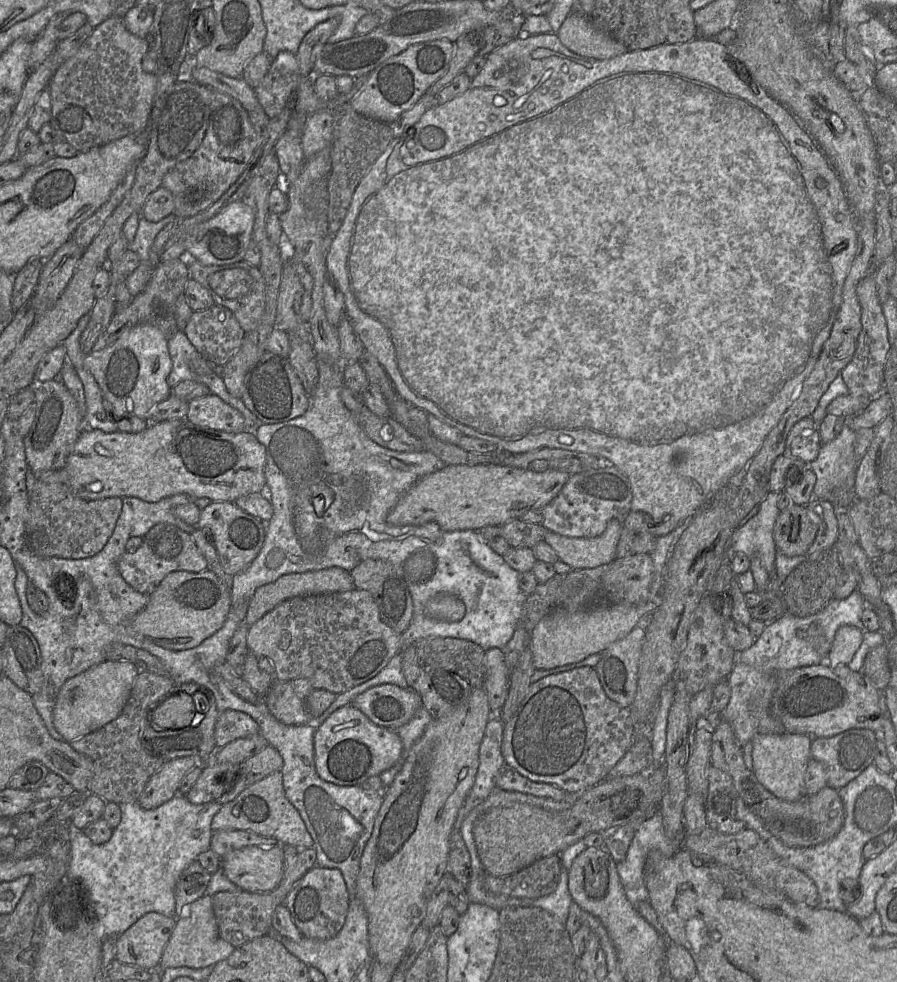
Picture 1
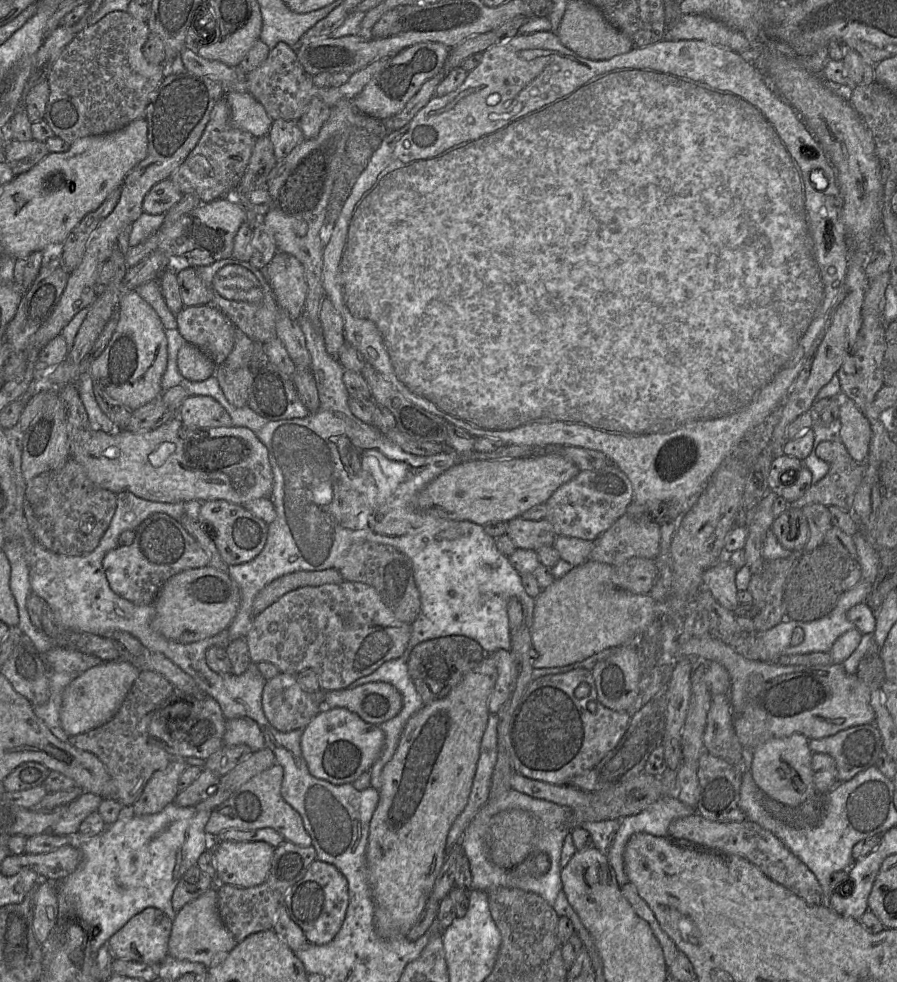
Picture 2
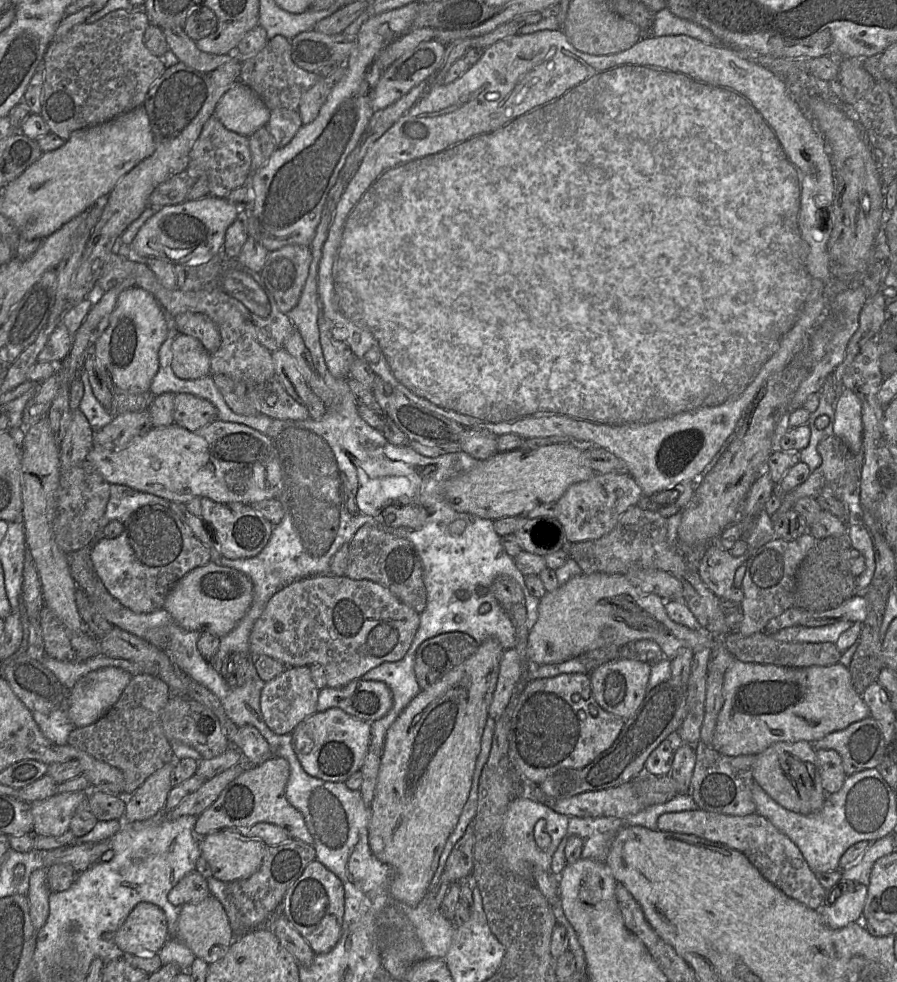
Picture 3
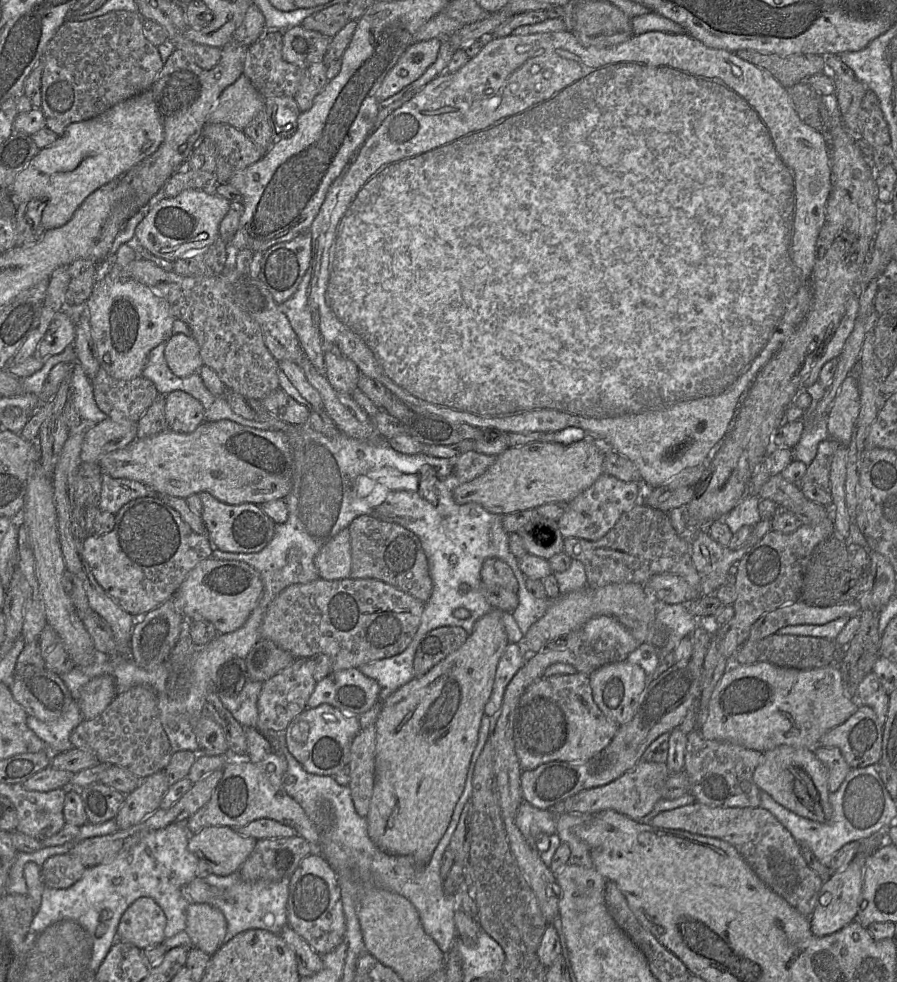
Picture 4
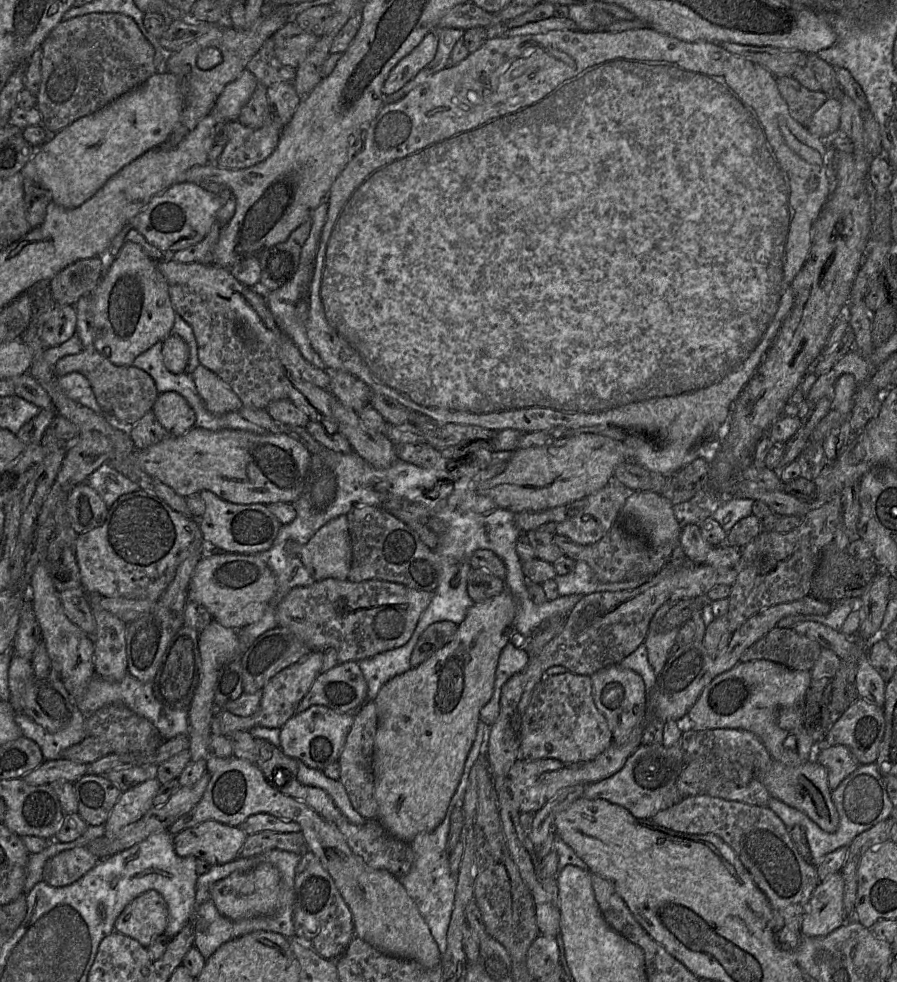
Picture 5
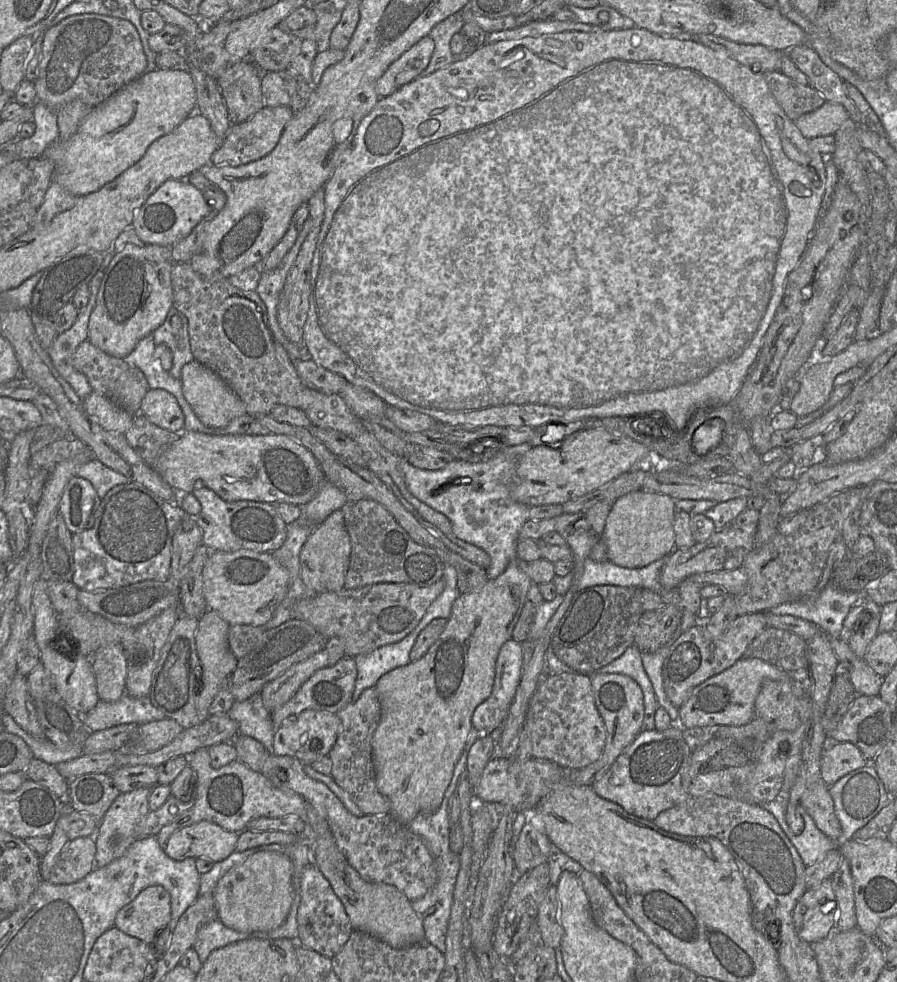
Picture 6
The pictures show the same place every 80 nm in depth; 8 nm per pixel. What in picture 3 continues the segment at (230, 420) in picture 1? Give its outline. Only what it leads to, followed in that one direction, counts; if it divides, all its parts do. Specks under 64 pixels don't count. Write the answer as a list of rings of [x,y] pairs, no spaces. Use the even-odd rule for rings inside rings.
[[[176,393],[173,418],[175,424],[194,431],[217,420],[217,409],[204,398],[190,393]]]

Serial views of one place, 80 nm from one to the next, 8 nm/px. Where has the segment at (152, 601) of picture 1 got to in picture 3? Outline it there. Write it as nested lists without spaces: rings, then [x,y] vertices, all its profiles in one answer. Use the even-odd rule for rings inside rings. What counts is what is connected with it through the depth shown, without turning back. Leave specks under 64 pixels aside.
[[[210,561],[188,572],[174,585],[167,594],[163,609],[185,630],[223,637],[244,617],[252,599],[253,584],[246,574]]]

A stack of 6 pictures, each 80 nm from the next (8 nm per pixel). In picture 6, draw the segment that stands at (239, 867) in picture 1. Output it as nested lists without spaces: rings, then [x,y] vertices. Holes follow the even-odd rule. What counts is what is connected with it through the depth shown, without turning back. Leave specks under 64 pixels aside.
[[[209,821],[176,830],[167,840],[164,852],[175,861],[205,858],[220,862],[236,851],[239,833]]]

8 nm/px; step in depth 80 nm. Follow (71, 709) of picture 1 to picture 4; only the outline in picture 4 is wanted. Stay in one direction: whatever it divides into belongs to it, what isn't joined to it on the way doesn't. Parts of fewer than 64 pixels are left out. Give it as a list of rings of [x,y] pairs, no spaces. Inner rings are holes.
[[[109,675],[97,676],[80,690],[78,707],[86,720],[101,714],[116,697],[114,679]]]

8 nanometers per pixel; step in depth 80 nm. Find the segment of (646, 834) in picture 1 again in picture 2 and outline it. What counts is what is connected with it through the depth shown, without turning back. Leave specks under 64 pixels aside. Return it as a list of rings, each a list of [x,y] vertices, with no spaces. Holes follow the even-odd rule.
[[[662,796],[640,813],[623,818],[607,853],[609,864],[615,871],[619,884],[623,886],[629,883],[623,855],[633,834],[644,832],[654,836],[670,836],[668,829],[673,820],[695,812],[693,807],[681,802],[677,797]]]

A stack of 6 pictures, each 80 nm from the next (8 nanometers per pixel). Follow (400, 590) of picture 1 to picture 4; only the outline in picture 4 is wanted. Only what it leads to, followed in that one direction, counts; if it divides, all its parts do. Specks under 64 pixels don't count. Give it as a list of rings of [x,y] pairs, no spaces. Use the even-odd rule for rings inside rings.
[[[375,514],[356,517],[349,525],[351,542],[351,579],[380,580],[427,603],[433,581],[429,562],[419,538],[403,526],[387,522]]]

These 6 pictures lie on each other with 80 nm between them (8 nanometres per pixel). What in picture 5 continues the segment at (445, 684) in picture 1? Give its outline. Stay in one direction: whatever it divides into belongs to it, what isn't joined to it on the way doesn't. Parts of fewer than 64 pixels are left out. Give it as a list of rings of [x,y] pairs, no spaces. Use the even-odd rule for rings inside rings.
[[[440,621],[429,625],[421,634],[412,651],[411,667],[418,667],[435,652],[443,648],[453,639],[457,629],[458,625],[451,621]]]

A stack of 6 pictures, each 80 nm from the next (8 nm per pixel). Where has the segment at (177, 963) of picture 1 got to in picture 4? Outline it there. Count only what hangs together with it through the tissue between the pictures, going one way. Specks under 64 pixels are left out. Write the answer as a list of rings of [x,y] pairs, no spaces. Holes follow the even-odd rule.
[[[190,902],[186,917],[185,932],[193,947],[213,956],[225,943],[227,920],[223,912],[208,903]]]

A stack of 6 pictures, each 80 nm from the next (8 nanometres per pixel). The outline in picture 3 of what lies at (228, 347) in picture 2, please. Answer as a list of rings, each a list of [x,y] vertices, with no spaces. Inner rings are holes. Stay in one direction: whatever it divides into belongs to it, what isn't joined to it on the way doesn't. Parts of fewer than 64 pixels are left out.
[[[184,312],[175,316],[176,328],[182,333],[197,338],[209,353],[214,353],[221,344],[216,324],[205,314]]]

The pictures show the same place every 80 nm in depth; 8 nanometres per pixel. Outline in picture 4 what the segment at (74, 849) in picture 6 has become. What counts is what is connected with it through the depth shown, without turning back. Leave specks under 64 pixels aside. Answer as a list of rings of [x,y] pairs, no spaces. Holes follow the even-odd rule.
[[[69,853],[54,855],[42,866],[42,876],[46,887],[66,889],[76,883],[86,867]]]

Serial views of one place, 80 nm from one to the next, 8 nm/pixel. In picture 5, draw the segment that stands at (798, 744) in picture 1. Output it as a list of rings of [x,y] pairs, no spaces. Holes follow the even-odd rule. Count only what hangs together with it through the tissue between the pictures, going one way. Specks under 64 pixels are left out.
[[[815,759],[798,766],[787,766],[778,761],[772,762],[762,779],[771,797],[800,810],[826,832],[835,832],[839,824],[837,809],[831,798],[827,770]]]

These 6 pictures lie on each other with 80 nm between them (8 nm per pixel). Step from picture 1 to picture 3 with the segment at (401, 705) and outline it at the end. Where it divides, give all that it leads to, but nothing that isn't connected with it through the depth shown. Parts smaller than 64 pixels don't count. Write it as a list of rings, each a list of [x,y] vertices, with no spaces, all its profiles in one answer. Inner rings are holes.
[[[355,679],[340,688],[325,686],[319,690],[317,711],[339,708],[365,722],[384,717],[392,708],[390,688],[382,681]]]

